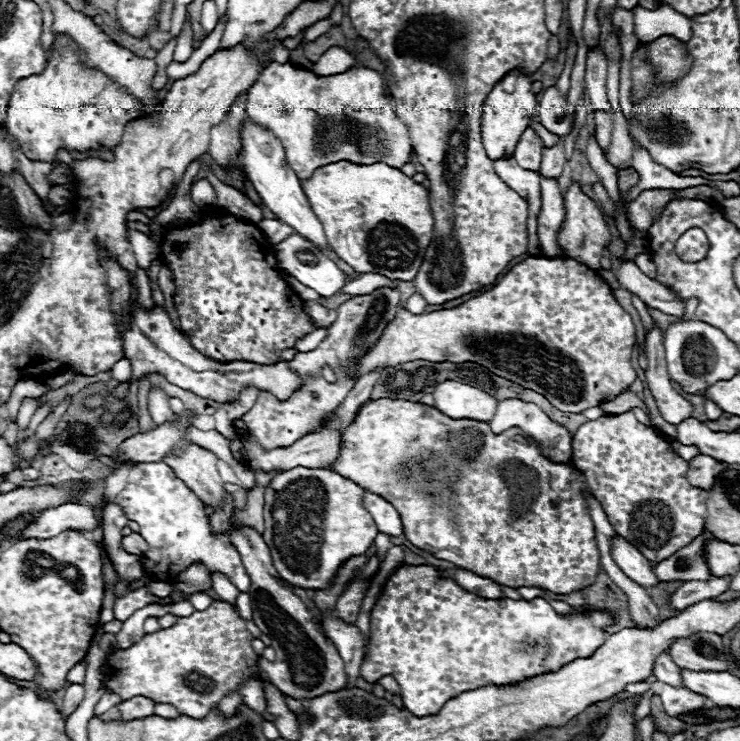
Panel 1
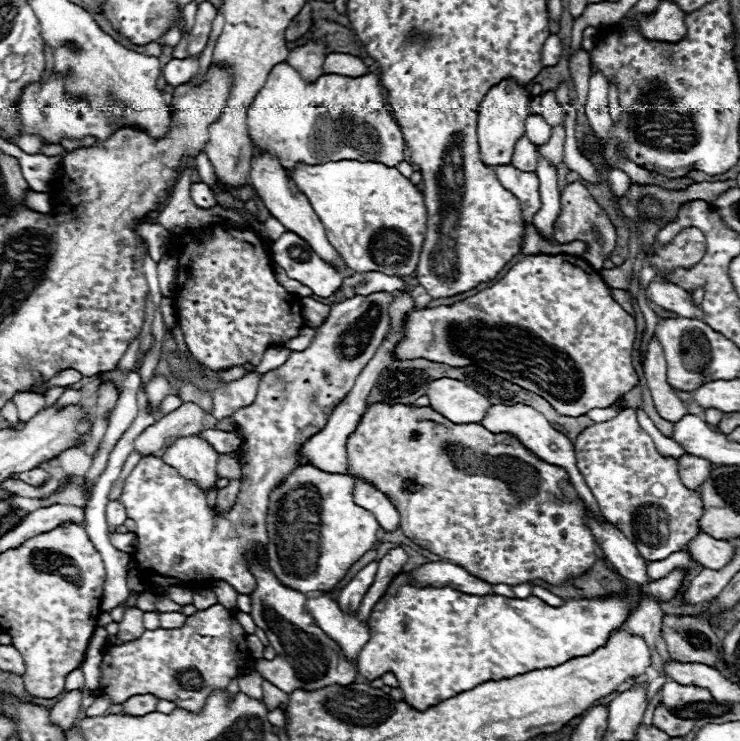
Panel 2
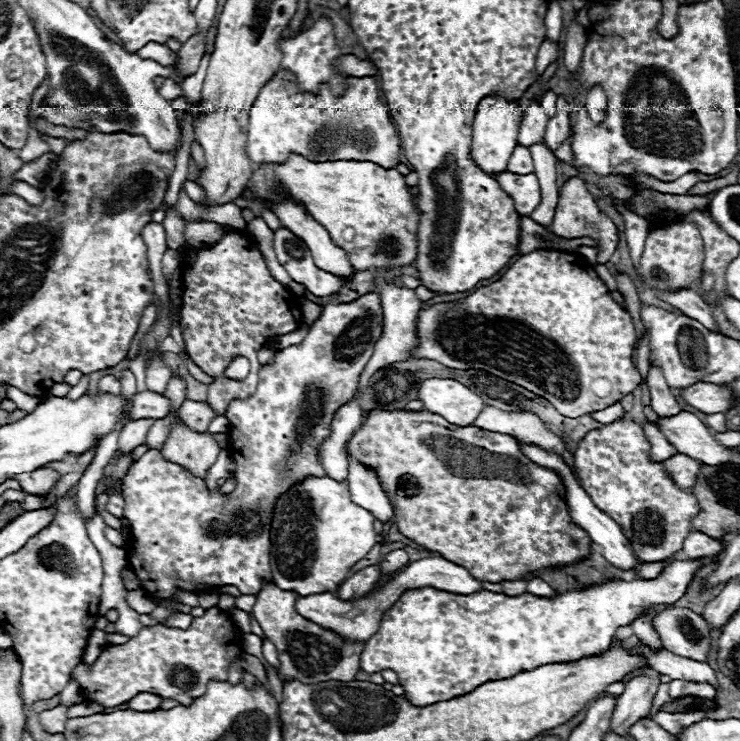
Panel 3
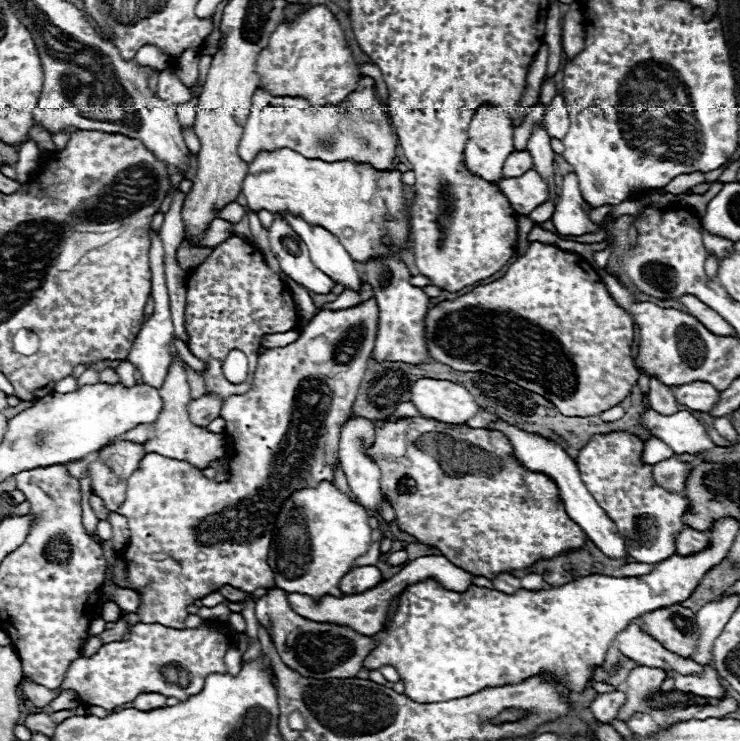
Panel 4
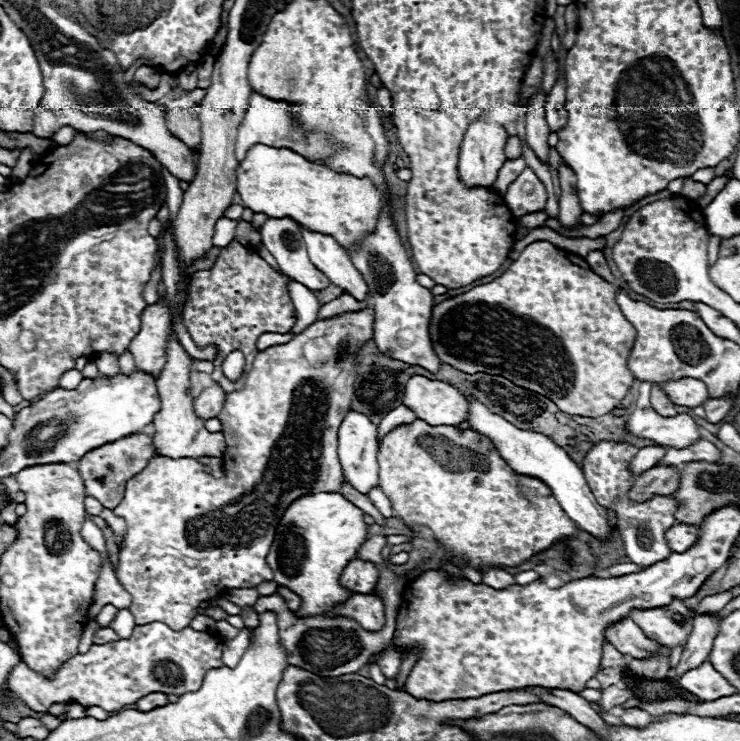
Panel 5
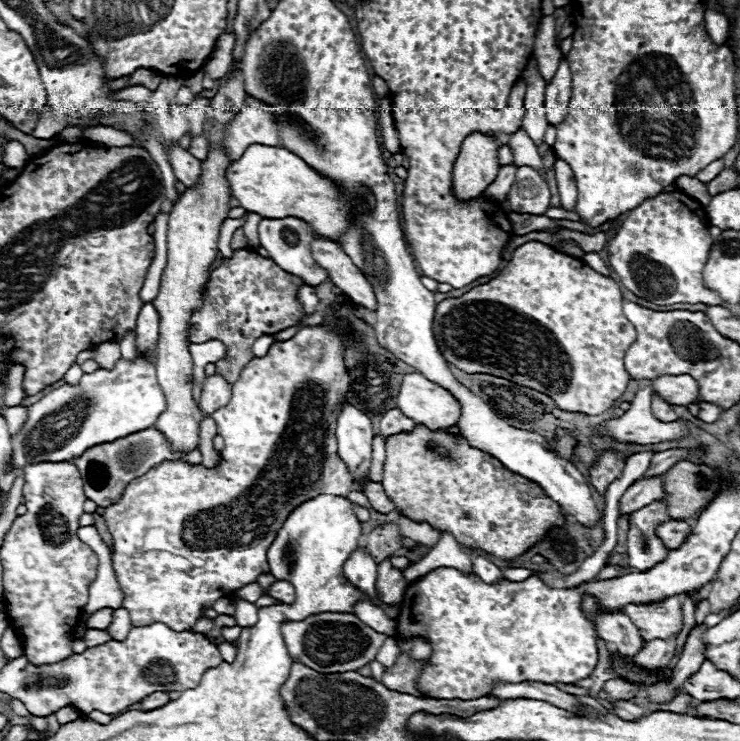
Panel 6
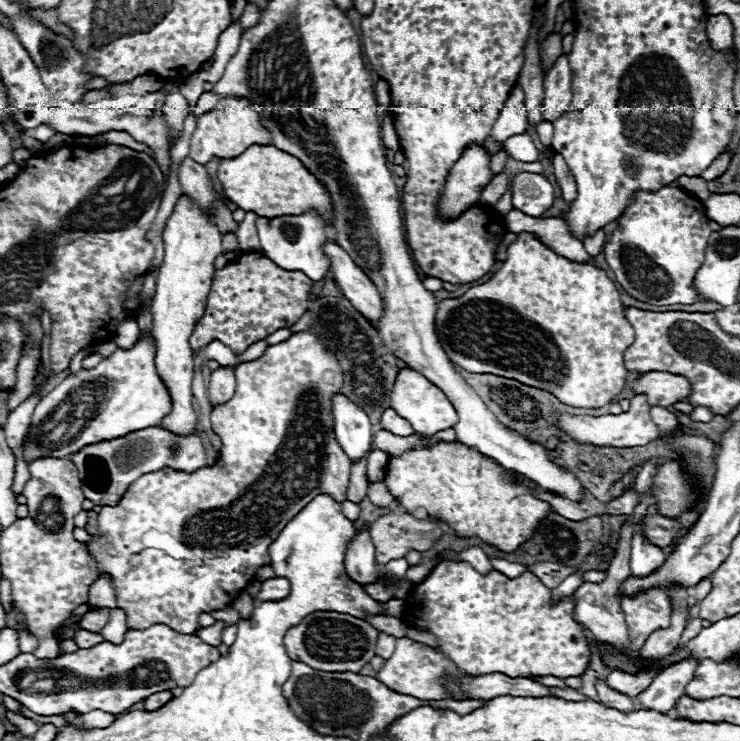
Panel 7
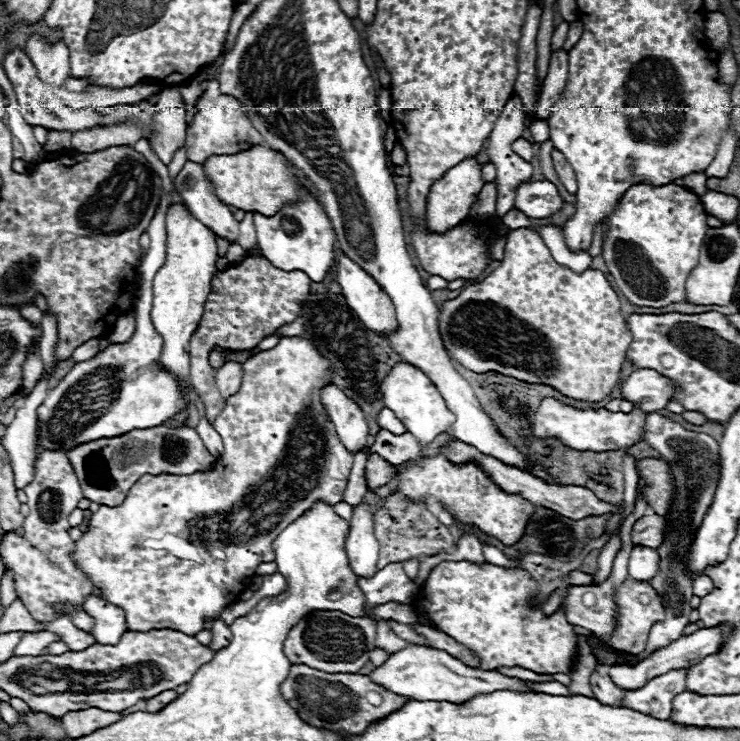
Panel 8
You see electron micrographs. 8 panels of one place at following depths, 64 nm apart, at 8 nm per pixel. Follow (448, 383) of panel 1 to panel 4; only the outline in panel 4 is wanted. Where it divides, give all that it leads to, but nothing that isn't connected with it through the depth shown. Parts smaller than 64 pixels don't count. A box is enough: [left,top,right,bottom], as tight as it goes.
[410,378,478,424]

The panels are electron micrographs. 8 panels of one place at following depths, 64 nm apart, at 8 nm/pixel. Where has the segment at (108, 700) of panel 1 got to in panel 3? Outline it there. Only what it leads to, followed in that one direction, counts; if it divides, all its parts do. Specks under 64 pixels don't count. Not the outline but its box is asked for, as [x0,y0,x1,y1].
[68,702,104,718]

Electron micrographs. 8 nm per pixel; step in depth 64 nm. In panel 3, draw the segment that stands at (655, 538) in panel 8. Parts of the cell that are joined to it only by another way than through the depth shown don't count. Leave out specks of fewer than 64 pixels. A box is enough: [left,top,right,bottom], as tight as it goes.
[682,532,720,558]

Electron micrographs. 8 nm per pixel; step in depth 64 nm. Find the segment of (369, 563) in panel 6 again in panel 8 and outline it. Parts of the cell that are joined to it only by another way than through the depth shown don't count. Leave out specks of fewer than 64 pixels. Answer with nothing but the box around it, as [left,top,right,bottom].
[346,500,378,576]

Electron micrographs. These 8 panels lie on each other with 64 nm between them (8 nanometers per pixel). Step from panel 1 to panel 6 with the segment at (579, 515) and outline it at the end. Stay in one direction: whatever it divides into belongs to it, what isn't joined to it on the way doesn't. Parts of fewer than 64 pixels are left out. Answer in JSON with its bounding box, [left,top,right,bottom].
[382,426,564,560]

